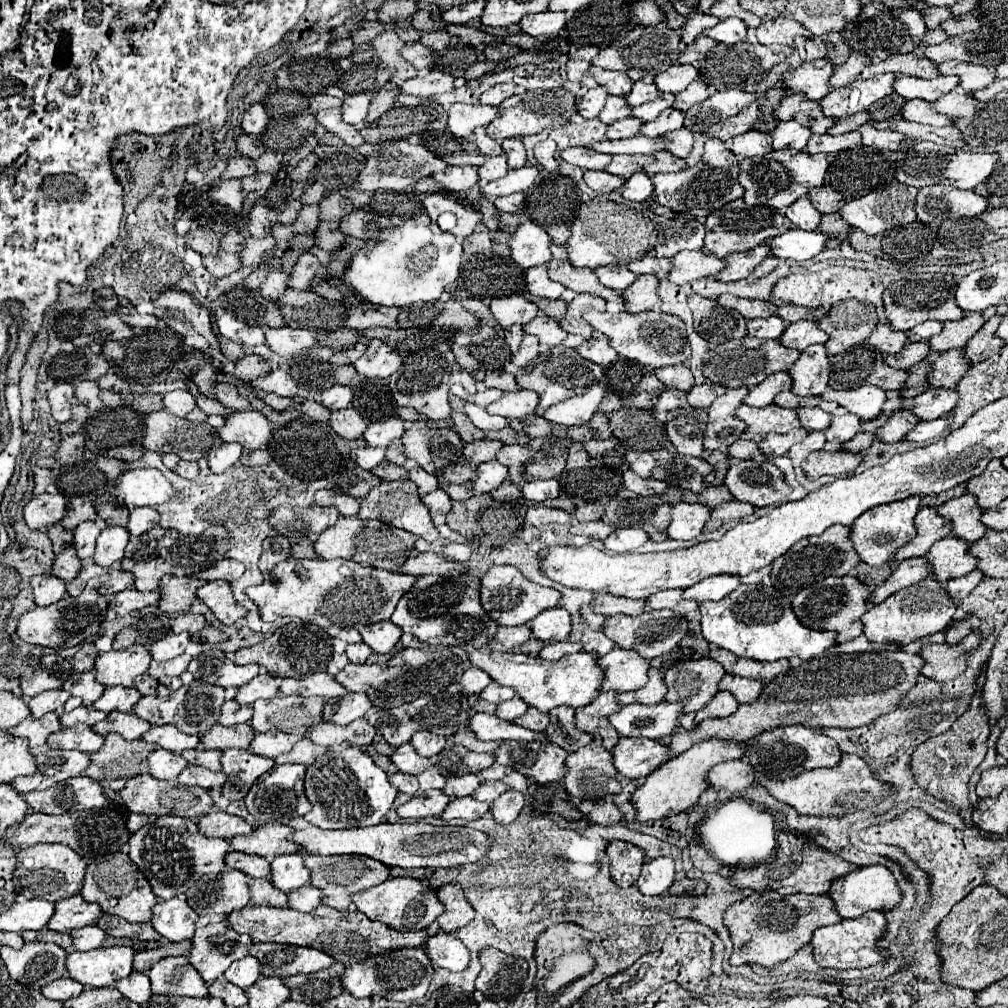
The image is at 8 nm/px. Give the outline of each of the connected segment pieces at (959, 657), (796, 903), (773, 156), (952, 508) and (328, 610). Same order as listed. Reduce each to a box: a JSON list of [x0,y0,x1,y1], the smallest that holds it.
[[917,632,981,682],[725,890,841,968],[741,150,829,210],[937,494,987,542],[245,558,415,628]]

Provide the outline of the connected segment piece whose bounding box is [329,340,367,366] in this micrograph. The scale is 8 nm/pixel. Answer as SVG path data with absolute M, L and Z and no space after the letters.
M359 340L355 346L351 346L351 348L347 348L347 350L335 352L335 354L329 358L329 362L331 362L331 364L339 364L339 366L343 366L343 364L353 364L365 350L367 350L367 342L365 342L365 340Z

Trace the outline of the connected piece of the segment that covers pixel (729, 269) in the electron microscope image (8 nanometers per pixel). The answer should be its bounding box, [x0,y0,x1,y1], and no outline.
[713,244,769,282]

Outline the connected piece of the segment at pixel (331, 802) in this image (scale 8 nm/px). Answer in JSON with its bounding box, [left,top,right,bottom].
[303,748,397,830]

